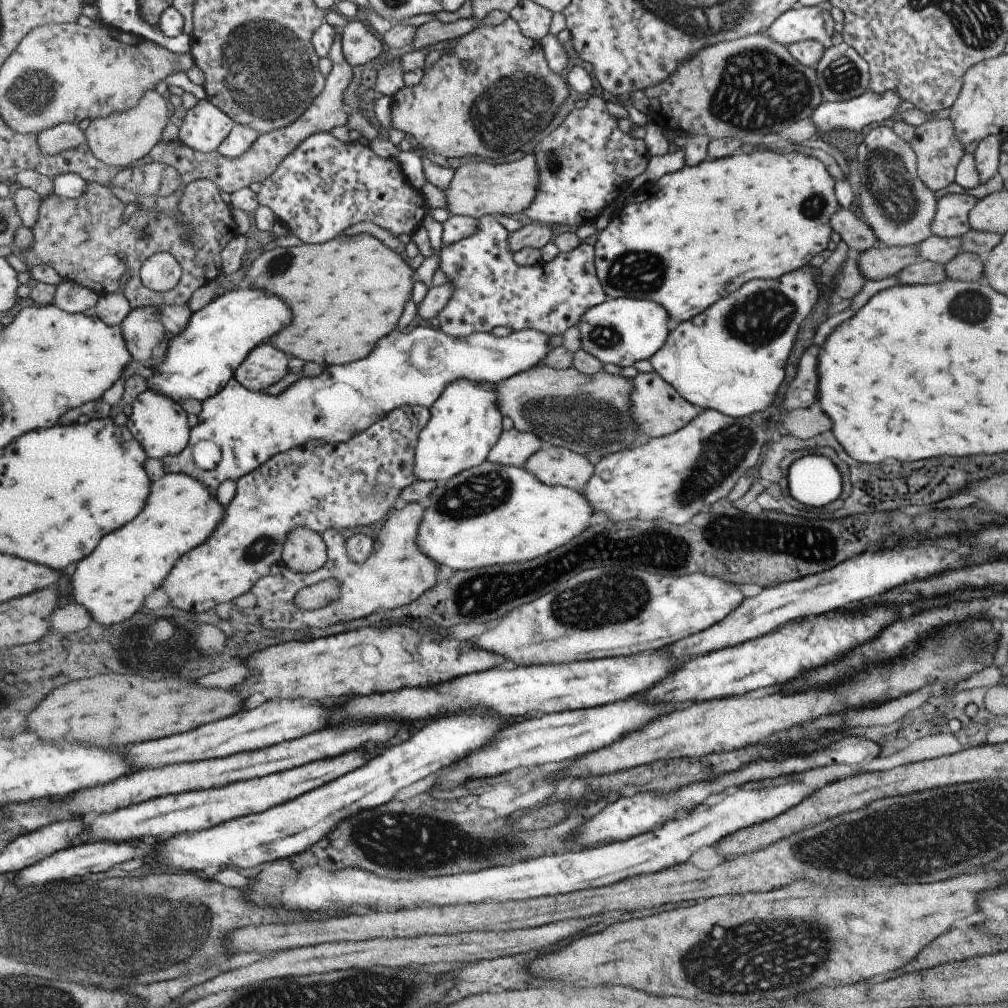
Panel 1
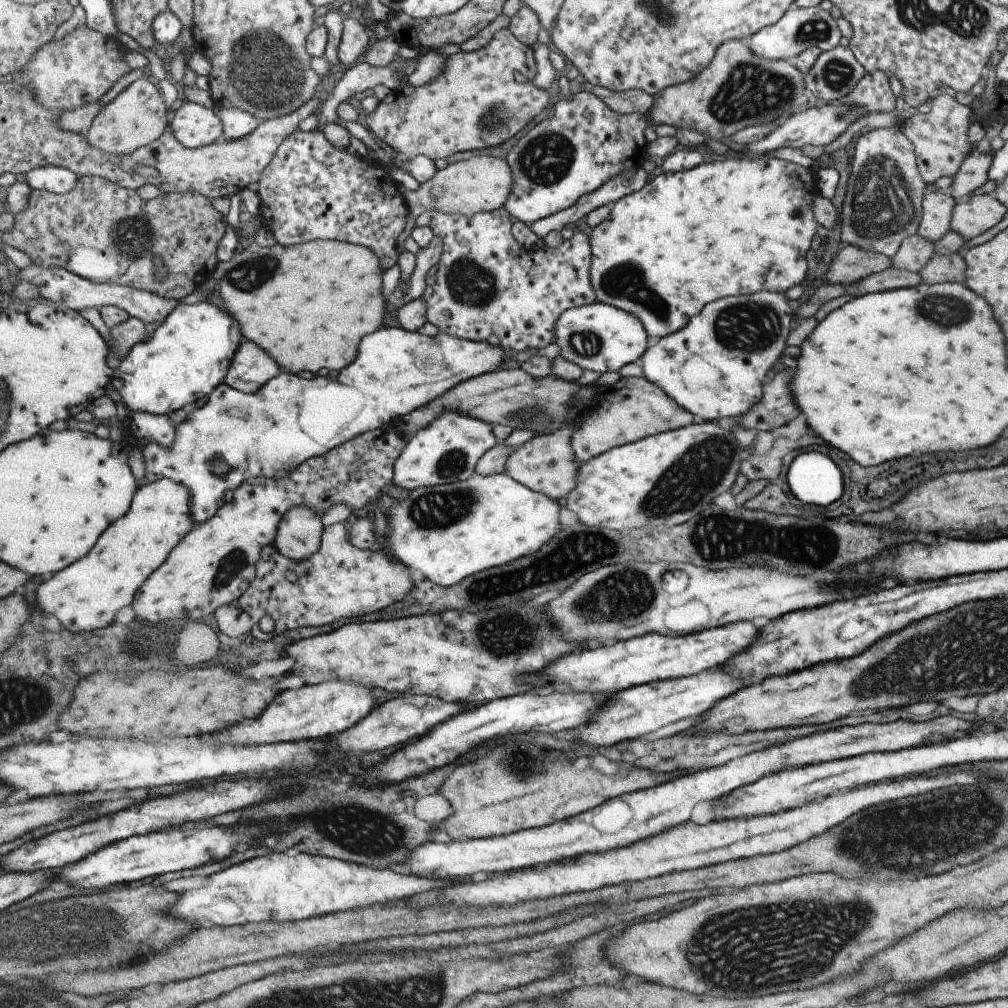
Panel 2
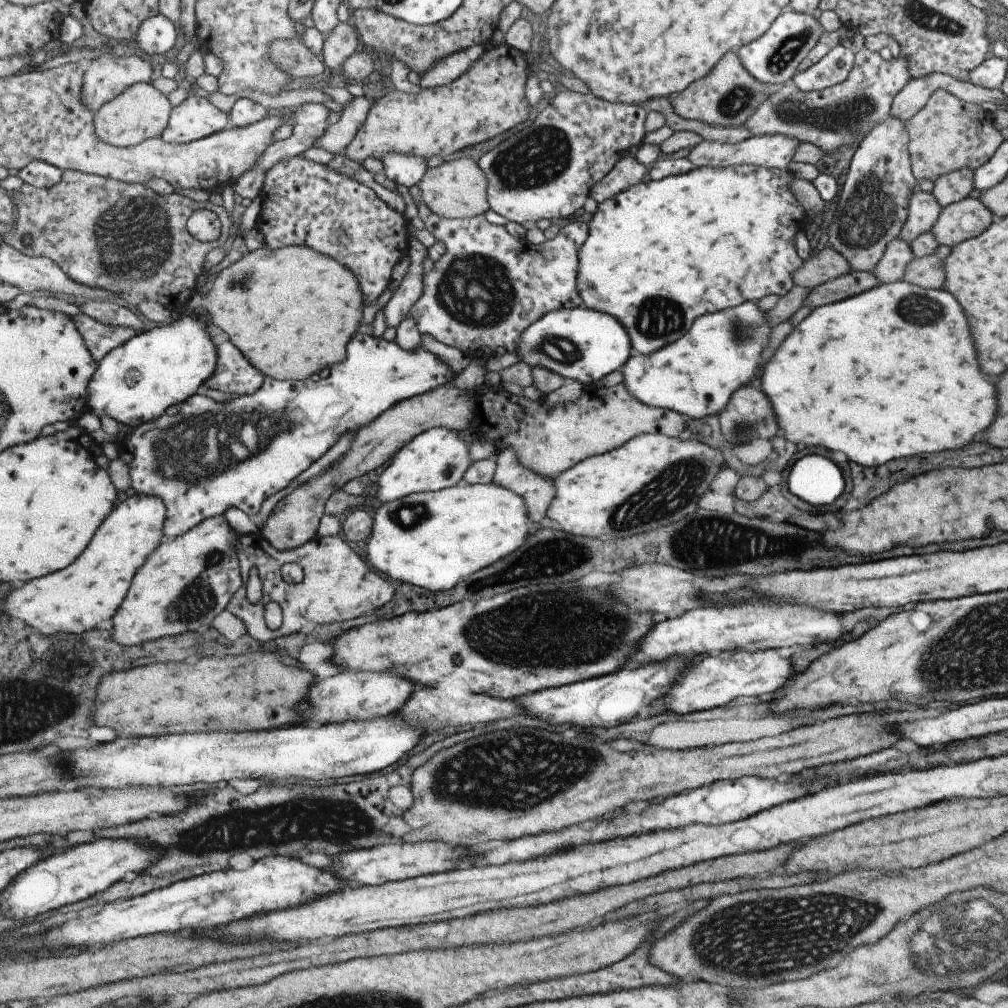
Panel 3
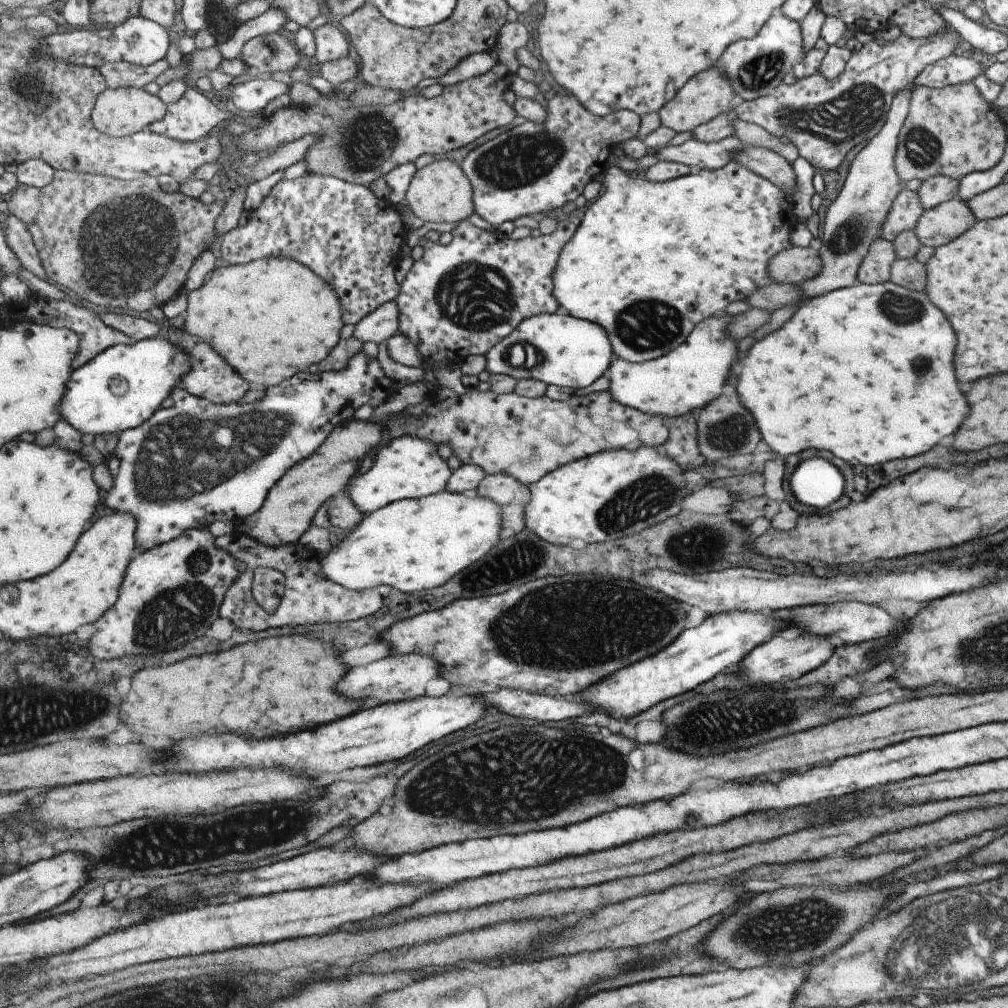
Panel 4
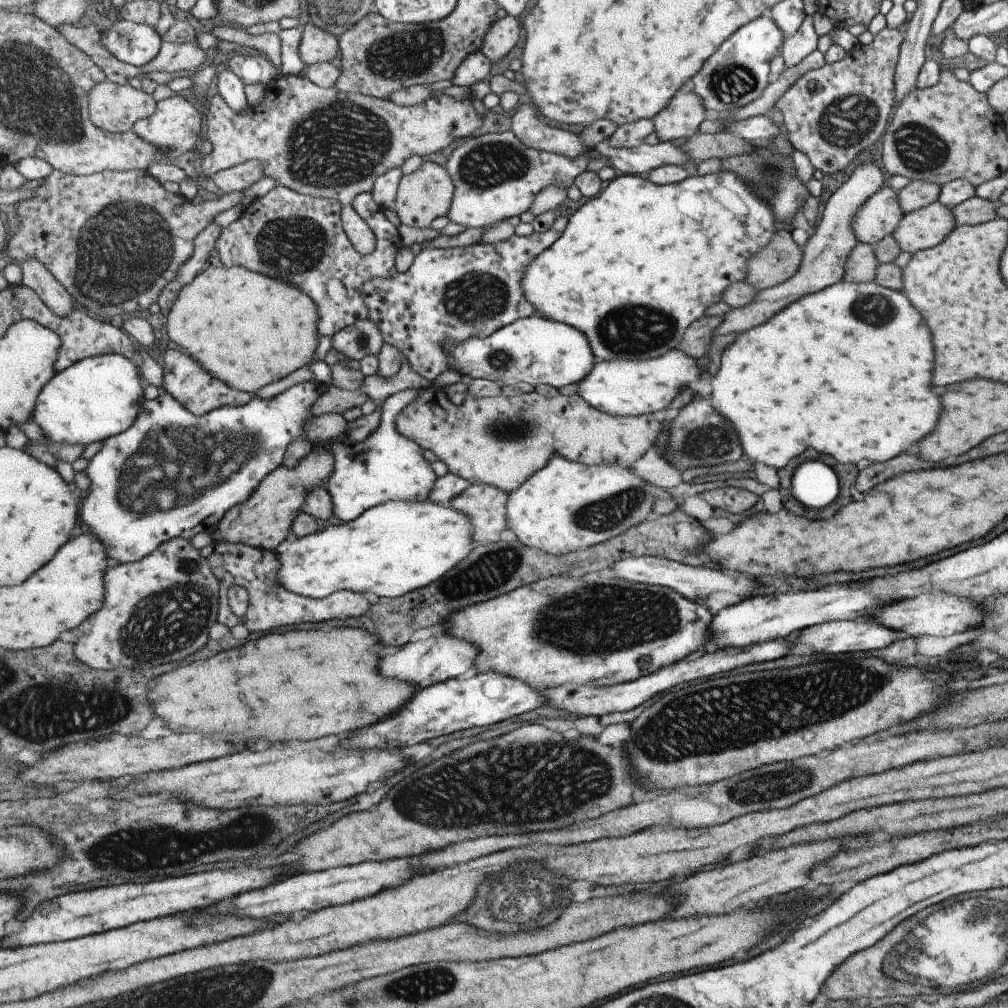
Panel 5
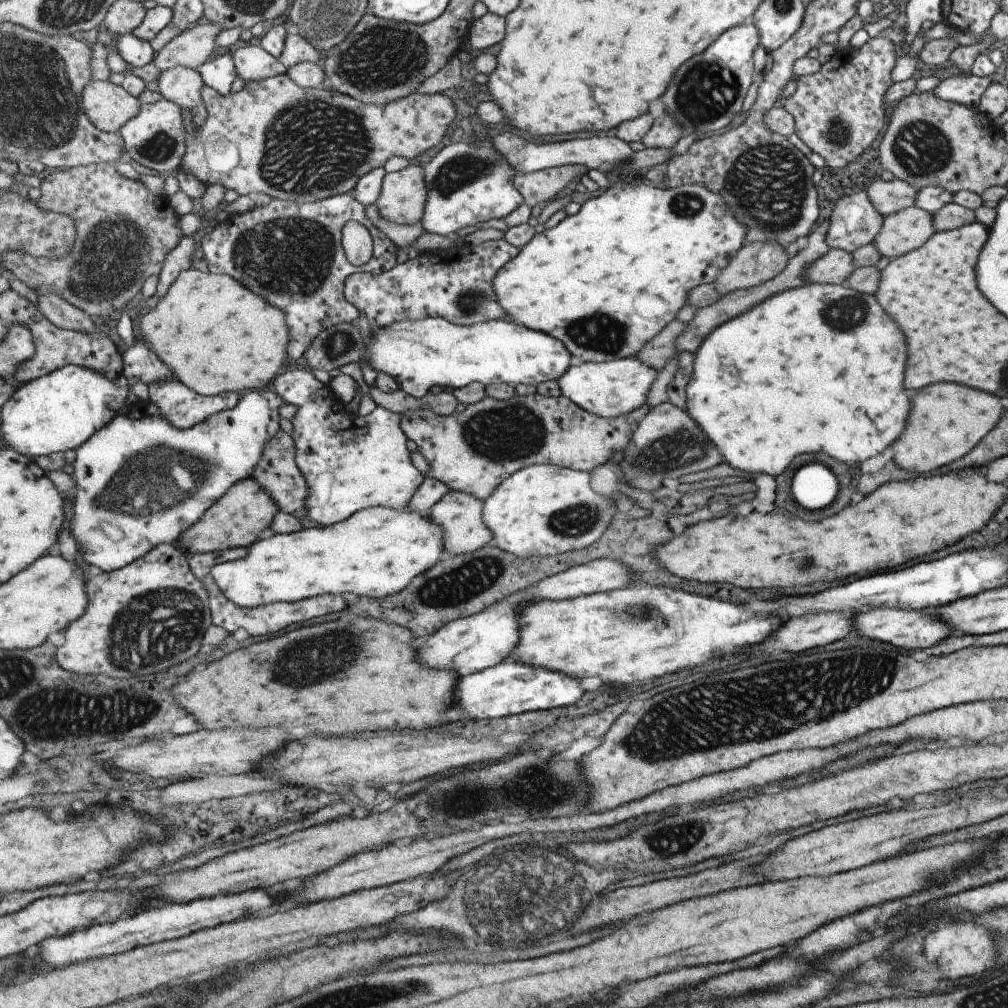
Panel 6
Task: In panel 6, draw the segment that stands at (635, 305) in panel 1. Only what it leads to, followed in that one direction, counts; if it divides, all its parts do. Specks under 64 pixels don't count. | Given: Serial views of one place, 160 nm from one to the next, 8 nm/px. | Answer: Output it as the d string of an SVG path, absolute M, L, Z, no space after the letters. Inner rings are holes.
M445 317L403 319L385 328L373 330L373 337L368 339L370 345L362 360L368 360L377 374L384 372L394 376L399 381L401 390L413 398L423 398L433 386L460 389L477 381L487 386L505 383L536 387L544 380L562 377L574 361L570 351L559 339L507 318L474 325L456 325Z

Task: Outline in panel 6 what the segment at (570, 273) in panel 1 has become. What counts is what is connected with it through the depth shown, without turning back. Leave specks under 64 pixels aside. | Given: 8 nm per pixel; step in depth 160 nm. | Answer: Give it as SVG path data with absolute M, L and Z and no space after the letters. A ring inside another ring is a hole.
M505 238L485 241L480 245L457 244L453 248L421 252L415 258L406 260L390 271L376 273L355 273L346 282L346 297L366 315L371 328L381 329L403 319L423 320L429 317L445 317L456 325L474 325L507 318L507 310L500 303L494 289L495 277L499 271L519 256L522 247L509 244Z

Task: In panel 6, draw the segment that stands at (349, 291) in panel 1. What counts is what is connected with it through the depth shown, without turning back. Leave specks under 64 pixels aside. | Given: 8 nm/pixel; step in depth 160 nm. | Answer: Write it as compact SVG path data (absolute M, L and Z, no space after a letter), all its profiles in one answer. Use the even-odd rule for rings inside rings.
M190 268L179 275L167 296L143 316L140 336L166 365L173 366L177 378L199 394L209 396L265 389L271 387L290 358L290 326L287 316L284 310L265 302L259 293L248 289L233 276Z

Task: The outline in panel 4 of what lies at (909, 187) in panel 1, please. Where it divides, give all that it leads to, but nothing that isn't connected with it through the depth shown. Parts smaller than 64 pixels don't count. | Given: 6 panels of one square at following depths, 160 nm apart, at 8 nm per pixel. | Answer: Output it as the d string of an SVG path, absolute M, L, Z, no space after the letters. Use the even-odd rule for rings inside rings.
M907 84L894 94L883 126L862 146L849 164L844 183L827 208L823 220L821 247L818 249L822 269L812 279L797 285L804 294L802 300L809 300L841 287L850 287L857 282L856 274L860 262L865 258L869 245L879 238L894 196L902 189L894 165L894 156L897 137L908 113L908 100L913 90L911 85L913 84Z

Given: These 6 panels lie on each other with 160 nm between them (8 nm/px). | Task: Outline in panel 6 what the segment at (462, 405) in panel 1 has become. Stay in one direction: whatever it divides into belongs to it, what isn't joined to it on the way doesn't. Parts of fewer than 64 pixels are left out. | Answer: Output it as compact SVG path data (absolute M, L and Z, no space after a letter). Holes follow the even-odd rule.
M291 370L280 374L271 385L287 402L299 408L291 419L293 438L296 440L296 459L303 471L310 494L307 499L307 516L323 527L331 526L360 510L373 507L389 507L407 510L414 494L426 479L424 472L412 462L411 450L407 446L408 436L402 427L402 415L387 408L376 407L373 412L360 417L347 411L344 403L331 388L309 370Z

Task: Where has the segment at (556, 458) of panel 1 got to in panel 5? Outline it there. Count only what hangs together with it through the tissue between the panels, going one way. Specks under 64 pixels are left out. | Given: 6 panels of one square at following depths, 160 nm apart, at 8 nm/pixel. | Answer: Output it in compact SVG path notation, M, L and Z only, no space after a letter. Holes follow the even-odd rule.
M471 484L463 494L452 500L450 506L474 520L476 544L498 543L501 541L501 534L510 528L507 518L510 494L495 485Z

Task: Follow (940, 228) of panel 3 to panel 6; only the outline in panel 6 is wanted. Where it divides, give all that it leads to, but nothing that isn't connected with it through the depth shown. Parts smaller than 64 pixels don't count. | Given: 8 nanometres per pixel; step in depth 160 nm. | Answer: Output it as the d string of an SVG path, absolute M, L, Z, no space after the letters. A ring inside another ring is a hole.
M911 206L884 216L871 244L881 257L897 258L919 248L935 232L932 213Z

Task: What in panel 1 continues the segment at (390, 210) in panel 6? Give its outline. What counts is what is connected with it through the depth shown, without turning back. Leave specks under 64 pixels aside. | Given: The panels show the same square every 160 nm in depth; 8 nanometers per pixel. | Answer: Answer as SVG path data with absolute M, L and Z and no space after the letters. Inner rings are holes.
M533 153L506 164L493 165L489 162L464 164L454 171L451 186L444 191L450 214L478 219L491 214L524 213L533 204L538 192L538 158Z

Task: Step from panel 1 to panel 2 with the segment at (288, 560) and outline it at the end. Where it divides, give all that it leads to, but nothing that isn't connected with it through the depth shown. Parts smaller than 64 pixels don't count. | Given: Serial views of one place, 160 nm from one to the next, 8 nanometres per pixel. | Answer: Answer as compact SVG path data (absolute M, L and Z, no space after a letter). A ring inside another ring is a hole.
M295 507L283 517L275 546L291 560L306 561L321 550L325 527L317 511Z

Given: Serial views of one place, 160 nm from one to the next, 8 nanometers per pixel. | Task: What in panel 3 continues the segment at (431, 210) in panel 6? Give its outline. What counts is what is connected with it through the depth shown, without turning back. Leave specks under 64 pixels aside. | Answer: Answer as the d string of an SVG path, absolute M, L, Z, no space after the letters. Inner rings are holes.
M558 92L530 127L499 143L477 161L488 174L491 209L527 230L543 218L565 218L579 210L592 186L644 137L643 106L610 103L594 94Z

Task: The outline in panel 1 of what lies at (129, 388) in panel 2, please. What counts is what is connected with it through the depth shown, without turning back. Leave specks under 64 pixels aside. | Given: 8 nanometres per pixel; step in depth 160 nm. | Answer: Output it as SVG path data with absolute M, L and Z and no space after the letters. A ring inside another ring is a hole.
M240 285L239 289L219 295L192 314L187 330L184 330L183 334L173 336L168 342L167 355L161 363L152 368L154 374L145 382L149 389L166 394L177 402L194 398L202 403L225 389L251 351L264 342L271 342L283 329L291 326L291 320L293 320L291 306L285 300L281 300L277 294L271 294L271 291L262 288Z

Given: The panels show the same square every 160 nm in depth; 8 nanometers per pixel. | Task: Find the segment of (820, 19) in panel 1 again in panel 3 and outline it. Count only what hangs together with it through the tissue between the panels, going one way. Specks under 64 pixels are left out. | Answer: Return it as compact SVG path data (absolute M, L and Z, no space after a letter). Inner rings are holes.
M786 8L761 36L737 50L737 58L754 79L764 85L780 86L780 82L793 76L799 62L824 32L818 18L814 19L811 13L798 13Z

